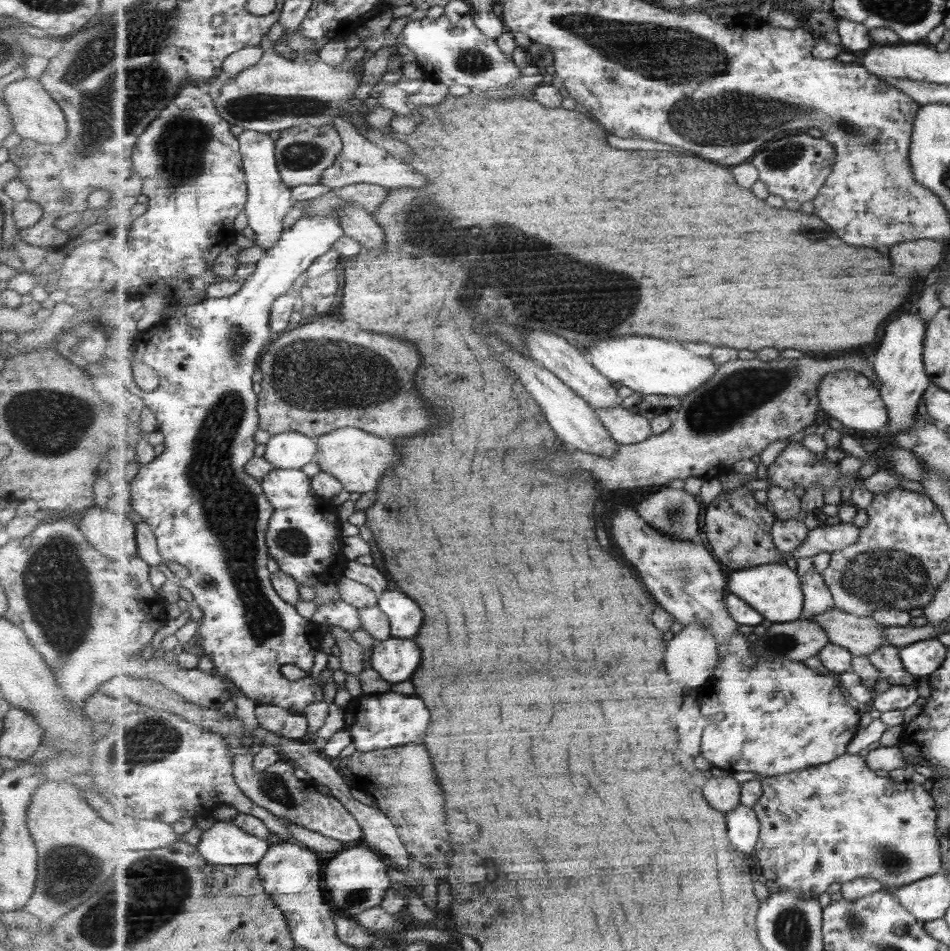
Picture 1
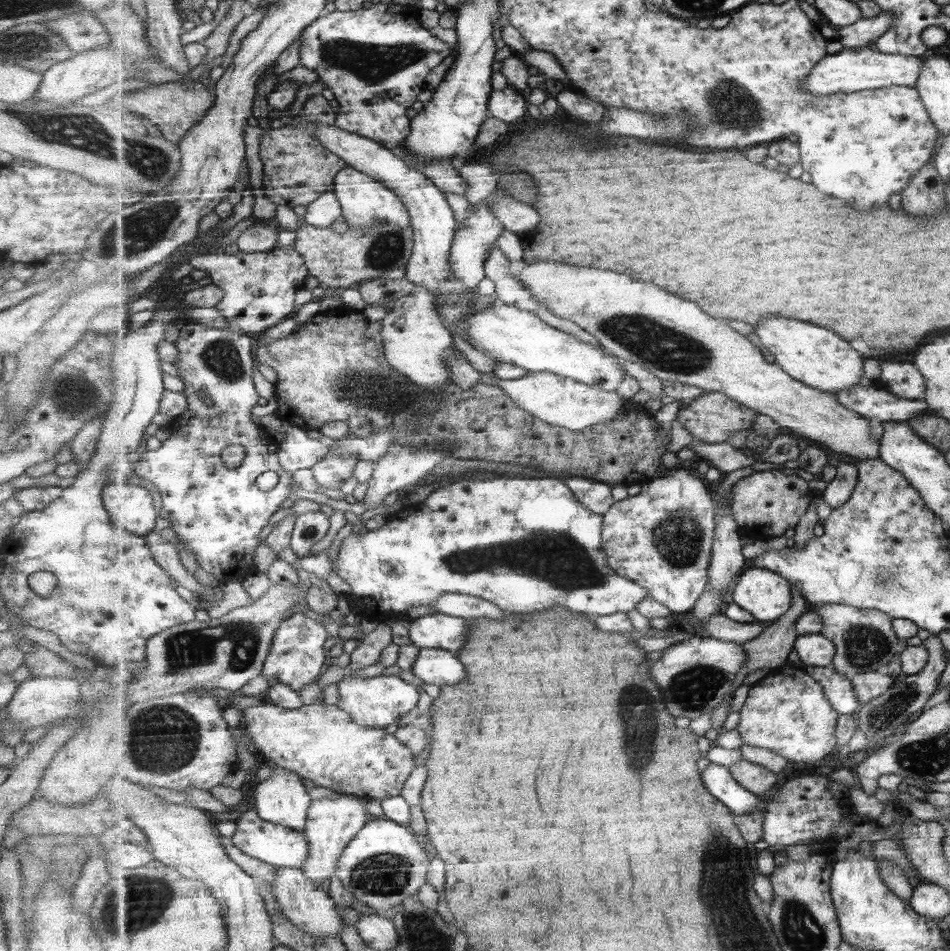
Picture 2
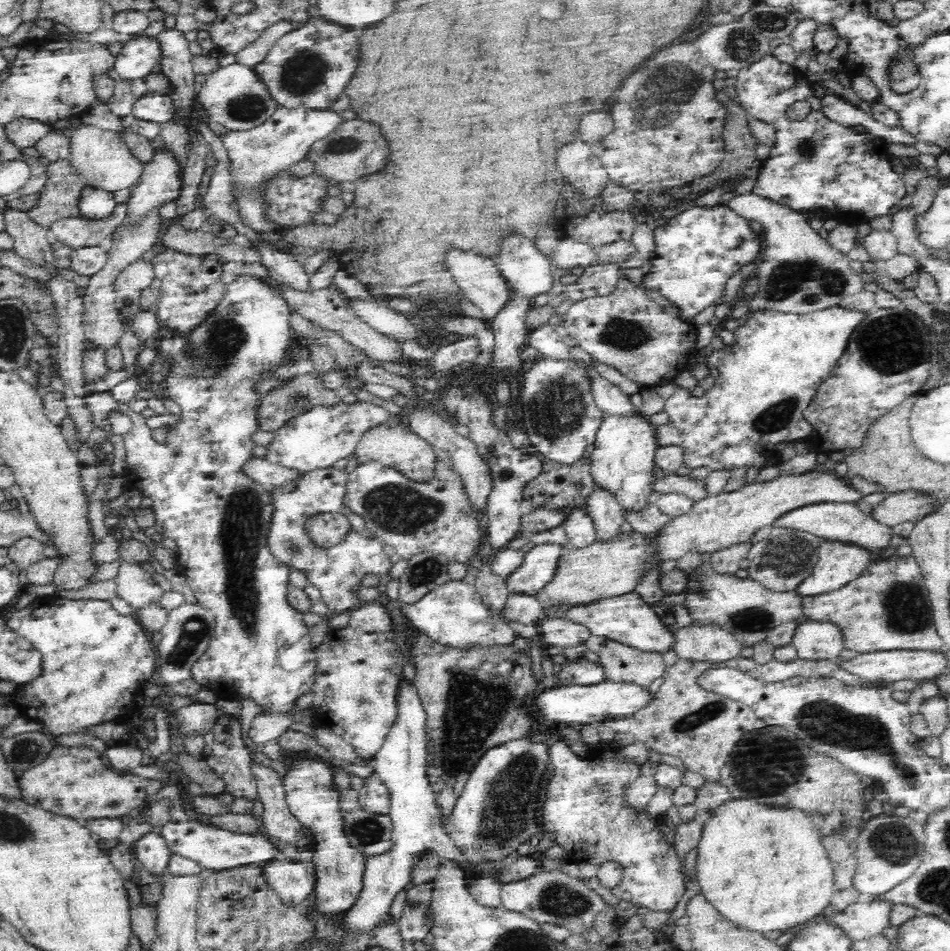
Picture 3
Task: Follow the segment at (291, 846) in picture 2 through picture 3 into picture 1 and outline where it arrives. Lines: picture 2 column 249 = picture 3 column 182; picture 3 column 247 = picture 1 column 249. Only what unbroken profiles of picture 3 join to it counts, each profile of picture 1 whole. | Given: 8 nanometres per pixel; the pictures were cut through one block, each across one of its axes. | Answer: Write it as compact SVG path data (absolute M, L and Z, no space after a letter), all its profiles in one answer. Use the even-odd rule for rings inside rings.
M216 821L204 831L196 847L209 864L240 866L259 864L271 846L235 822Z

